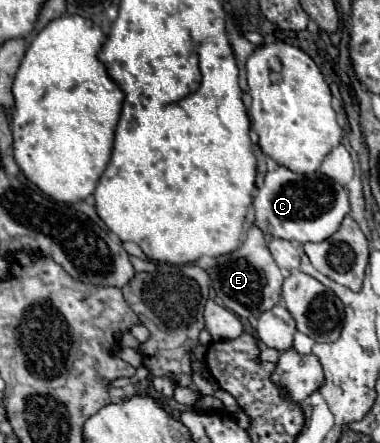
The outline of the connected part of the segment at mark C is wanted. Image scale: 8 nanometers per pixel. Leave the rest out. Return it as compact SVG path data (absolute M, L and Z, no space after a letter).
M279 166L273 172L267 172L263 188L257 192L255 200L255 224L275 238L305 242L323 242L329 238L349 212L349 198L345 188L325 178L321 172L313 174L295 174L289 168Z

